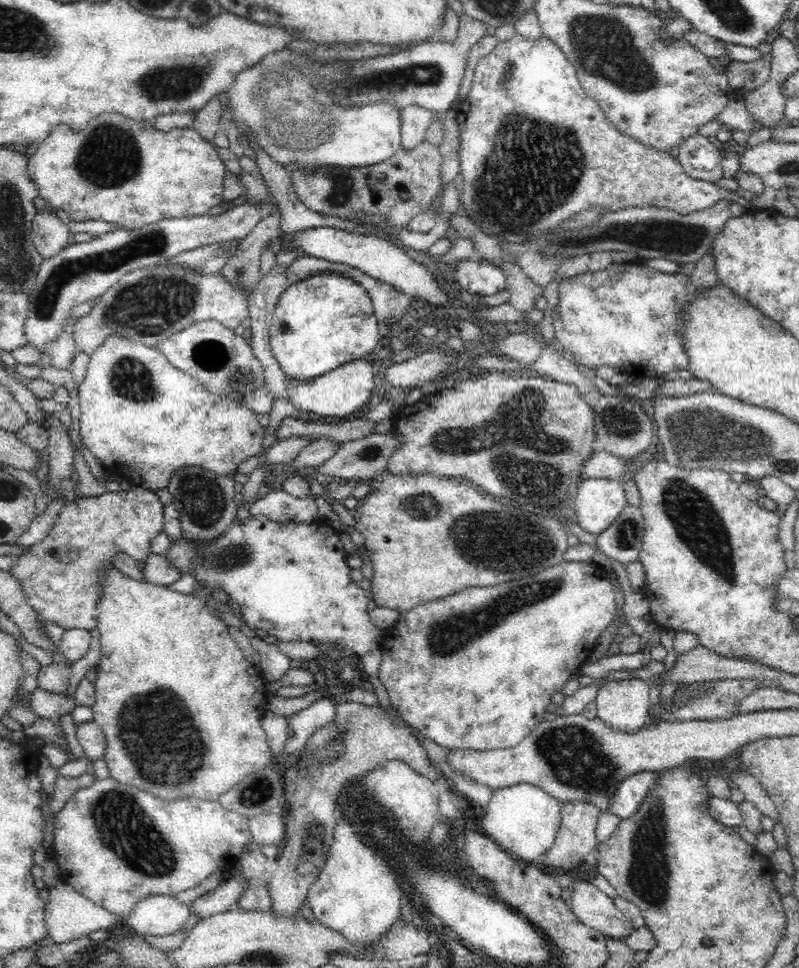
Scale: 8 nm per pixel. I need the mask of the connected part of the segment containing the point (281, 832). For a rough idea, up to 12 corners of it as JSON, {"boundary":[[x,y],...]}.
{"boundary":[[284,813],[249,818],[252,842],[278,846],[285,840]]}

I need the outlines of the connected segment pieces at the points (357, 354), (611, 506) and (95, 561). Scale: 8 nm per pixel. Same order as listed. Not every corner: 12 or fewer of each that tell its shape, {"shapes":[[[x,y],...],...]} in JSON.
{"shapes":[[[314,272],[282,292],[269,328],[280,369],[312,378],[382,336],[355,280]],[[584,479],[578,524],[595,535],[628,506],[617,479]],[[139,486],[66,503],[10,575],[45,622],[97,628],[100,572],[153,554]]]}

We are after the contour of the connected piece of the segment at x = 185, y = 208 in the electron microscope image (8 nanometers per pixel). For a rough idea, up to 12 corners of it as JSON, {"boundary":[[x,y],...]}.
{"boundary":[[114,112],[27,164],[76,222],[207,214],[226,166],[190,129]]}

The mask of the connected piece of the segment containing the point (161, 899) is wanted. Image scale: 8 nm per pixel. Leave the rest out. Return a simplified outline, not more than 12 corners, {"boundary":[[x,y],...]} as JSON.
{"boundary":[[175,896],[137,902],[126,919],[140,935],[179,932],[189,907]]}

